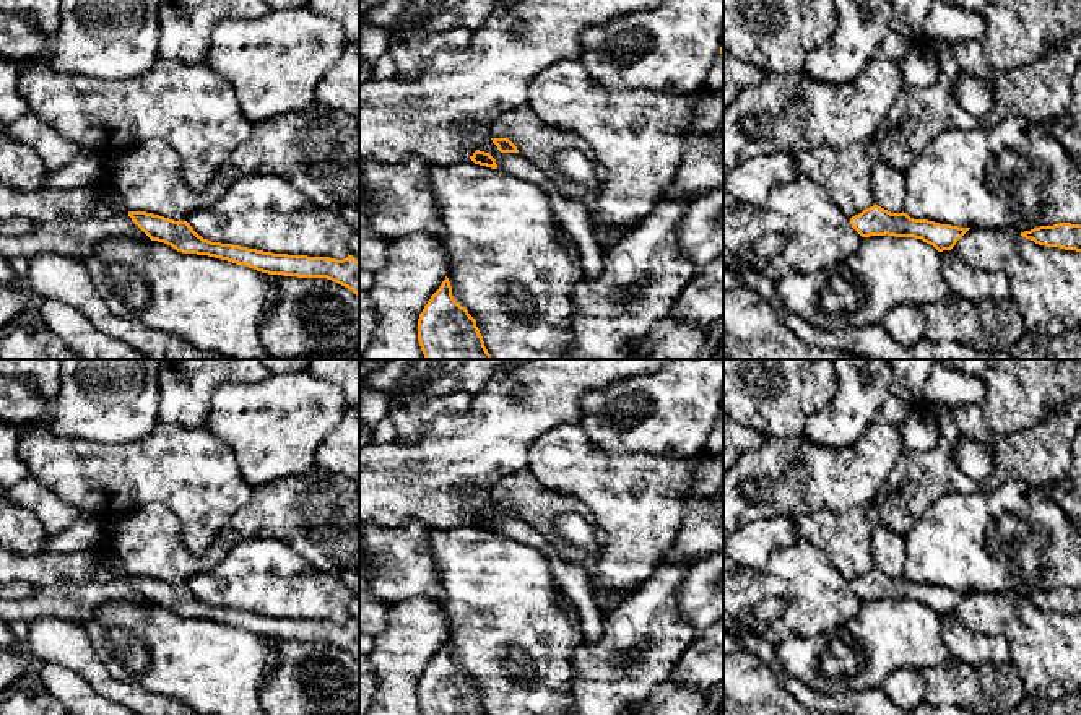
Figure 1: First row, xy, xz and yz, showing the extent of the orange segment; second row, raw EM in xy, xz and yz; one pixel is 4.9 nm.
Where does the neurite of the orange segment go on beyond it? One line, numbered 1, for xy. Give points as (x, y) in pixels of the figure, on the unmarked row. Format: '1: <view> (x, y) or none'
1: none

